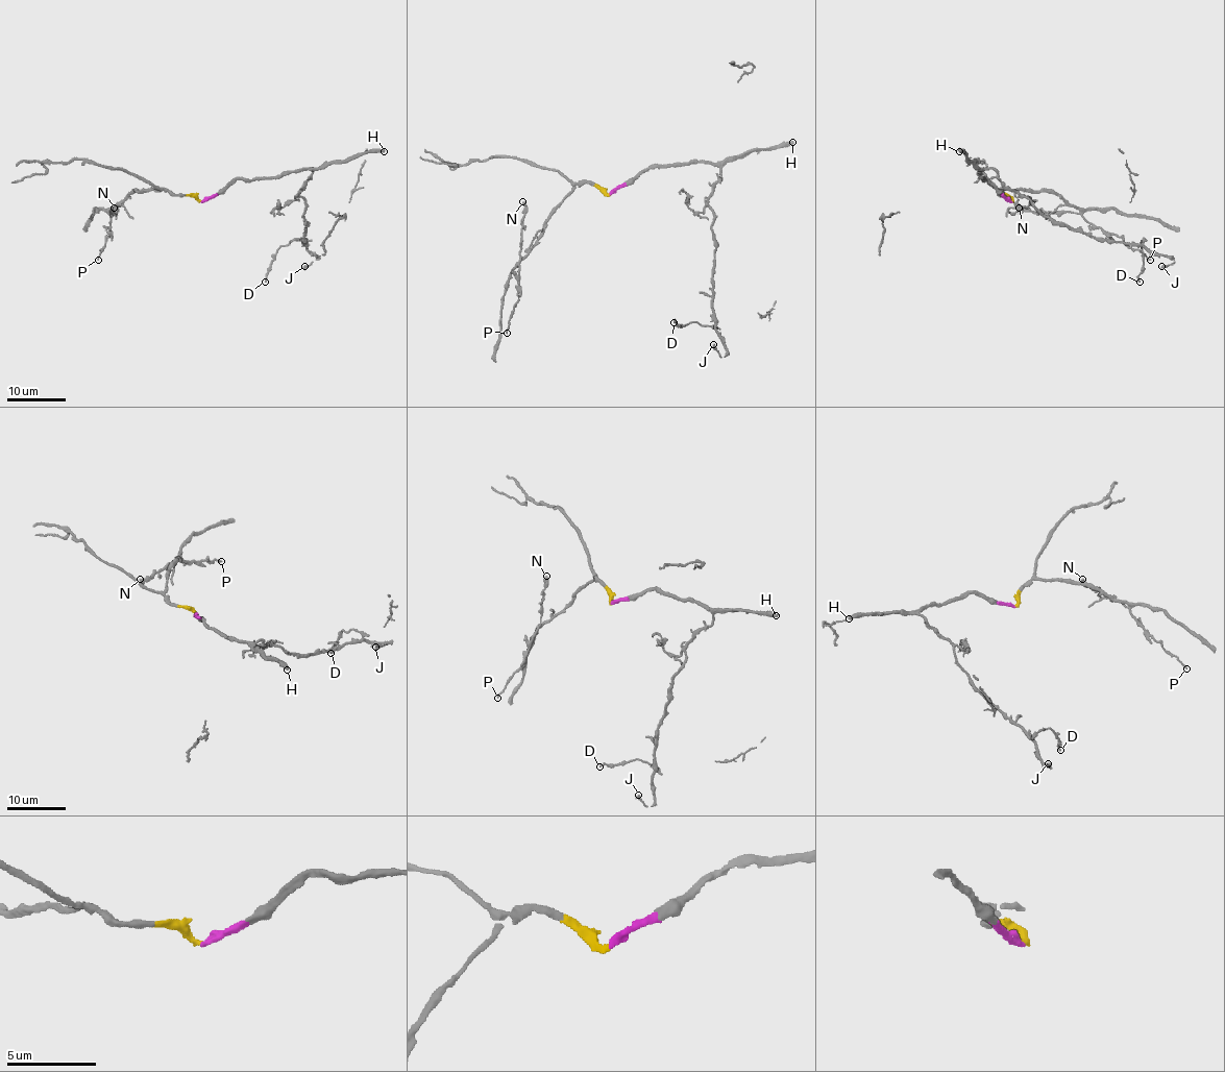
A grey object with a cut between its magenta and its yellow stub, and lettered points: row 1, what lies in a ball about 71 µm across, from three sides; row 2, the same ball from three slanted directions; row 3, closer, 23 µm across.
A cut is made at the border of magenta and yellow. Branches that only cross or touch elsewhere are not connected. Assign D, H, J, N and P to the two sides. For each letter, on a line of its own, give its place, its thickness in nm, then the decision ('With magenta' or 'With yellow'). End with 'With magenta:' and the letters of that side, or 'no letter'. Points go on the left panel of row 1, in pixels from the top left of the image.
D: Place: (265, 282). Thickness 140 nm. With magenta
H: Place: (384, 151). Thickness 400 nm. With magenta
J: Place: (304, 266). Thickness 220 nm. With magenta
N: Place: (114, 208). Thickness 360 nm. With yellow
P: Place: (98, 260). Thickness 130 nm. With yellow
With magenta: D, H, J

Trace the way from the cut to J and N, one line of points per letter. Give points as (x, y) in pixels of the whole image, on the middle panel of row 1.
J: (610, 193), (656, 166), (720, 169), (708, 205), (721, 358), (713, 344)
N: (610, 193), (580, 181), (545, 220), (543, 235), (518, 262), (525, 206), (522, 202)

